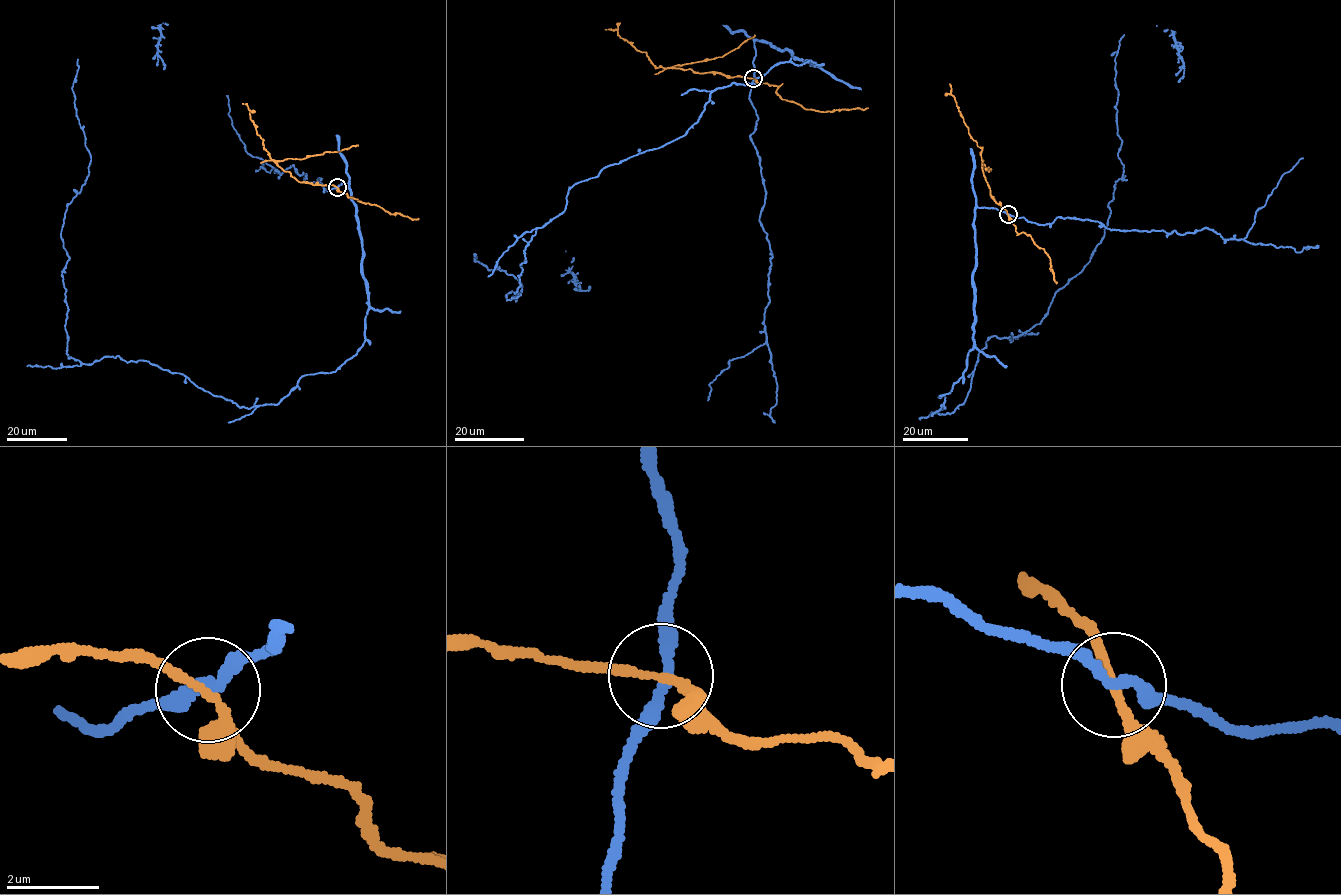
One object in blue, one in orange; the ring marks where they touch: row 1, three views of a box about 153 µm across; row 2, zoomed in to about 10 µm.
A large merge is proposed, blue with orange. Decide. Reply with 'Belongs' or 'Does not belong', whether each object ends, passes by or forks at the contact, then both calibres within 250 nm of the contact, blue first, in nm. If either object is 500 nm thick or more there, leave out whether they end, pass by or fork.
Does not belong. At the ring blue passes by. At the ring orange passes by. Thickness 240 nm (blue) against 180 nm

